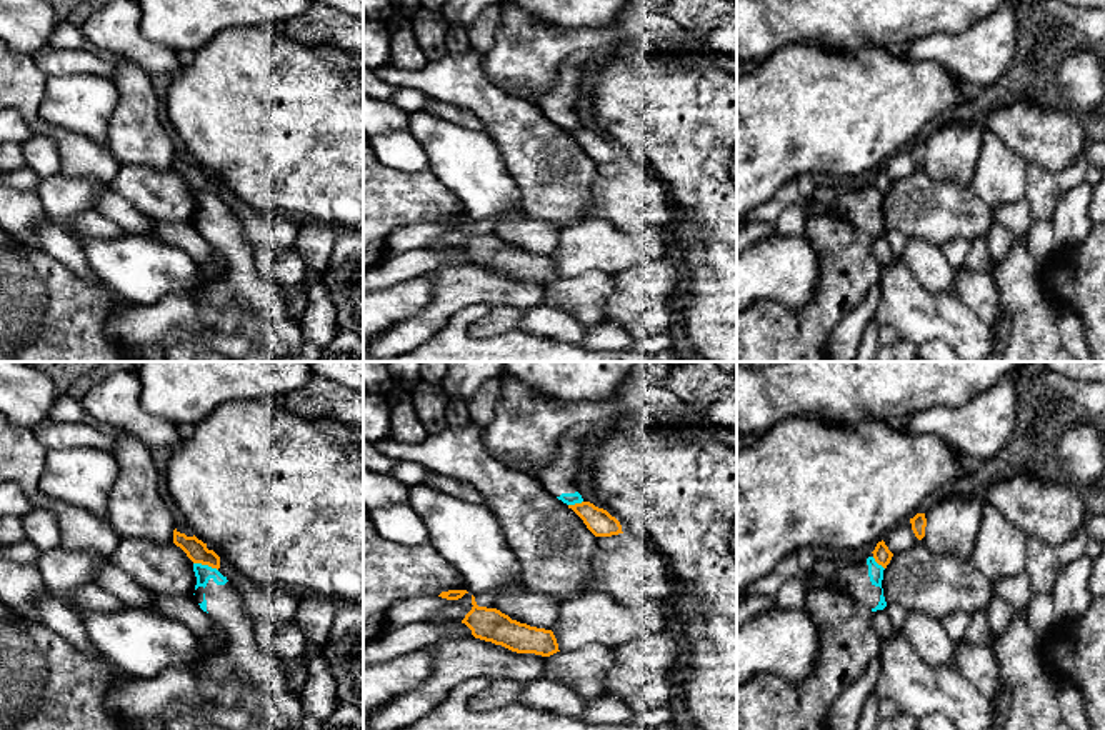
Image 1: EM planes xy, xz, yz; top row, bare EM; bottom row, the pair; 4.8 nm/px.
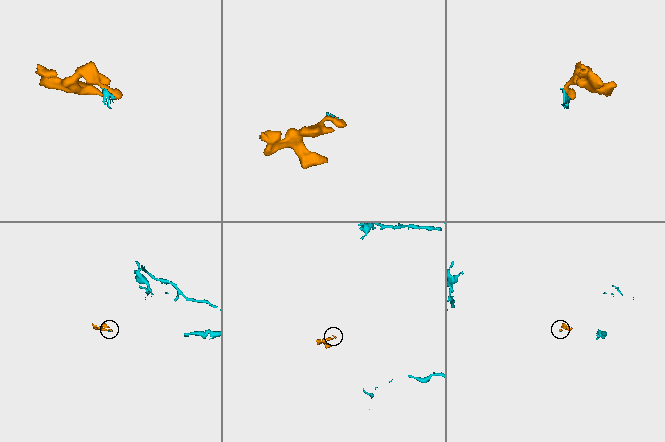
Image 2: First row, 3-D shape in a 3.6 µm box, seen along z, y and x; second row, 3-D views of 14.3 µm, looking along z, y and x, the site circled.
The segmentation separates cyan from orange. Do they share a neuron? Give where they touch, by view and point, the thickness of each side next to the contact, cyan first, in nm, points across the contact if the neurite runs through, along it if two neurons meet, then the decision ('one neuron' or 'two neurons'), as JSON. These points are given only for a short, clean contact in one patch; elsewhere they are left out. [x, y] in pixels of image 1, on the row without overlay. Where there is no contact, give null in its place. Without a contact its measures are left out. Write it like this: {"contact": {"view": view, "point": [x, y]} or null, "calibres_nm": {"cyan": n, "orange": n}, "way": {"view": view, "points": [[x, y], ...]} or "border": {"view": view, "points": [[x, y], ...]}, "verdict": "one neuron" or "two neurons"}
{"contact": {"view": "xy", "point": [205, 192]}, "calibres_nm": {"cyan": 80, "orange": 100}, "verdict": "two neurons"}

